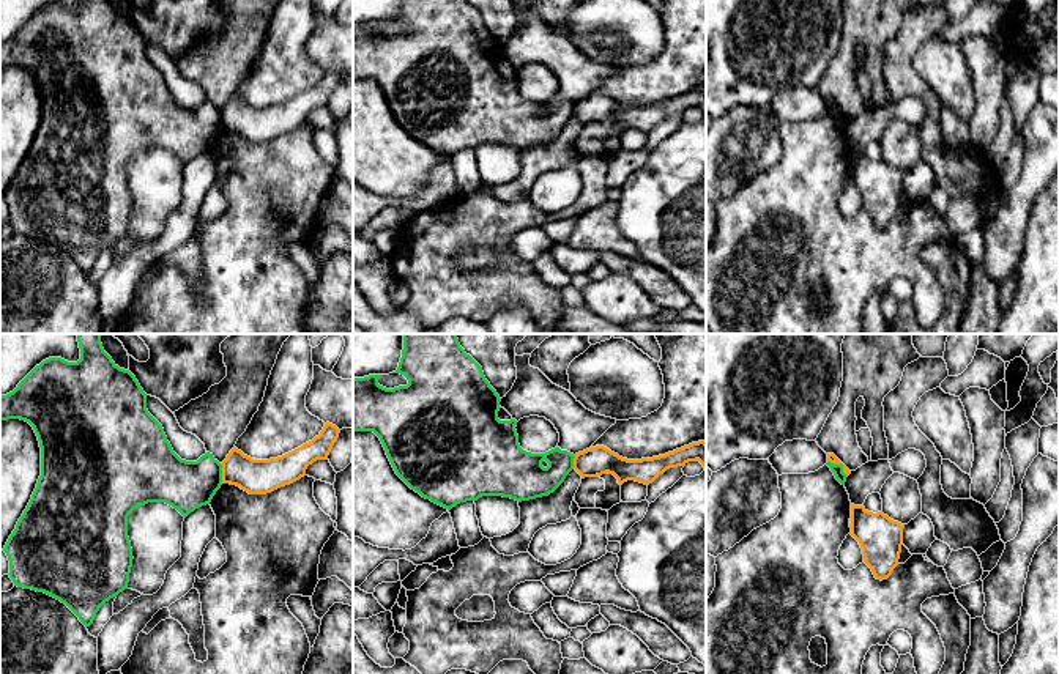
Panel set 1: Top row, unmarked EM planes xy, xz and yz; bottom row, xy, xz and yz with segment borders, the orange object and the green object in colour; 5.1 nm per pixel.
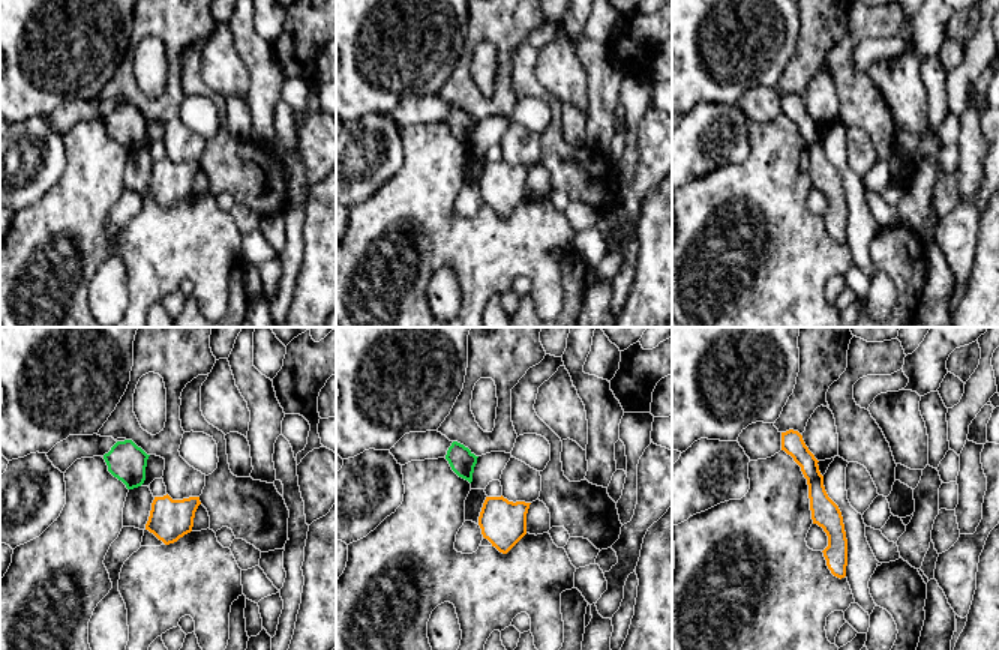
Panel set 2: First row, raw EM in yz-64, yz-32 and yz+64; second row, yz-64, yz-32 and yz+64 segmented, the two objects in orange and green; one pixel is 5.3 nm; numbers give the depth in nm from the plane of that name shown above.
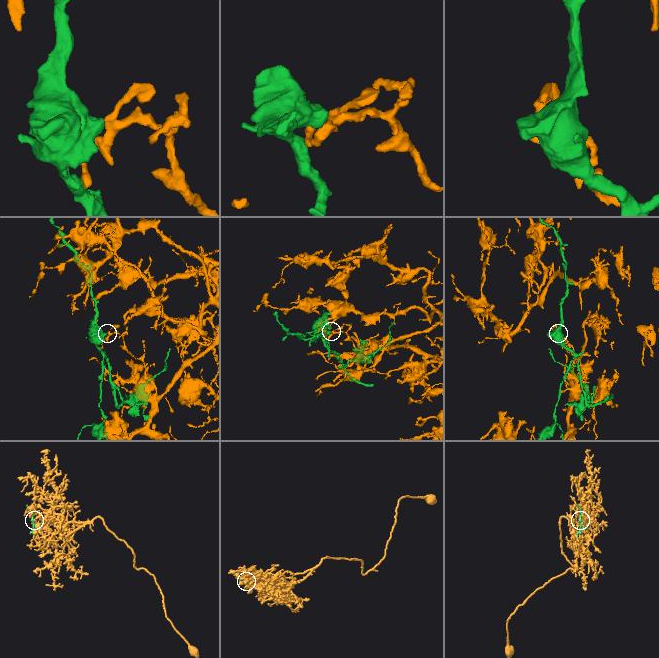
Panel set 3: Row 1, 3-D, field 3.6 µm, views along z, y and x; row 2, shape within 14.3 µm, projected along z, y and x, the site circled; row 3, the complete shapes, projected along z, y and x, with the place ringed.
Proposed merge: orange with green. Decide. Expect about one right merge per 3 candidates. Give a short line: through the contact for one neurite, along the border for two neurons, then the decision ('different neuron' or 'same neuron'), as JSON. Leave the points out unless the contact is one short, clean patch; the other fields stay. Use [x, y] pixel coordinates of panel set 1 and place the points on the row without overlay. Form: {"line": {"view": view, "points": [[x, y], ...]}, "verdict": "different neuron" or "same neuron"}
{"verdict": "different neuron"}

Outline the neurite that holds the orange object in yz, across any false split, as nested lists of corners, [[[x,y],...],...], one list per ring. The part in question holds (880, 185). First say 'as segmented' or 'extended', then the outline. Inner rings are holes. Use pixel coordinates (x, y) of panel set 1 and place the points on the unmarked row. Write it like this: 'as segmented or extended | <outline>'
as segmented | [[[851,151],[851,183],[859,189],[864,209],[876,227],[887,227],[898,213],[905,172],[890,167],[882,159],[868,159]]]

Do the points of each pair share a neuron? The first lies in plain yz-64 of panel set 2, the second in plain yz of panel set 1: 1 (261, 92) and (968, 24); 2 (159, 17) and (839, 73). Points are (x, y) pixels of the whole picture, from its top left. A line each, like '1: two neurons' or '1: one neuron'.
1: two neurons
2: one neuron

